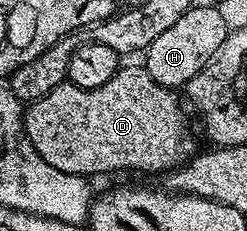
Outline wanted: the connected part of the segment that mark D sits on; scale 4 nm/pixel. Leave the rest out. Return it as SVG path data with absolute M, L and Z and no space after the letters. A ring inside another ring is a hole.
M125 65L114 77L106 80L106 84L93 90L65 84L31 103L26 110L24 128L38 156L62 172L85 176L108 174L111 170L124 170L127 166L132 170L171 172L193 157L198 147L188 131L184 110L172 95L175 93L169 87L155 82L147 70L136 66Z

